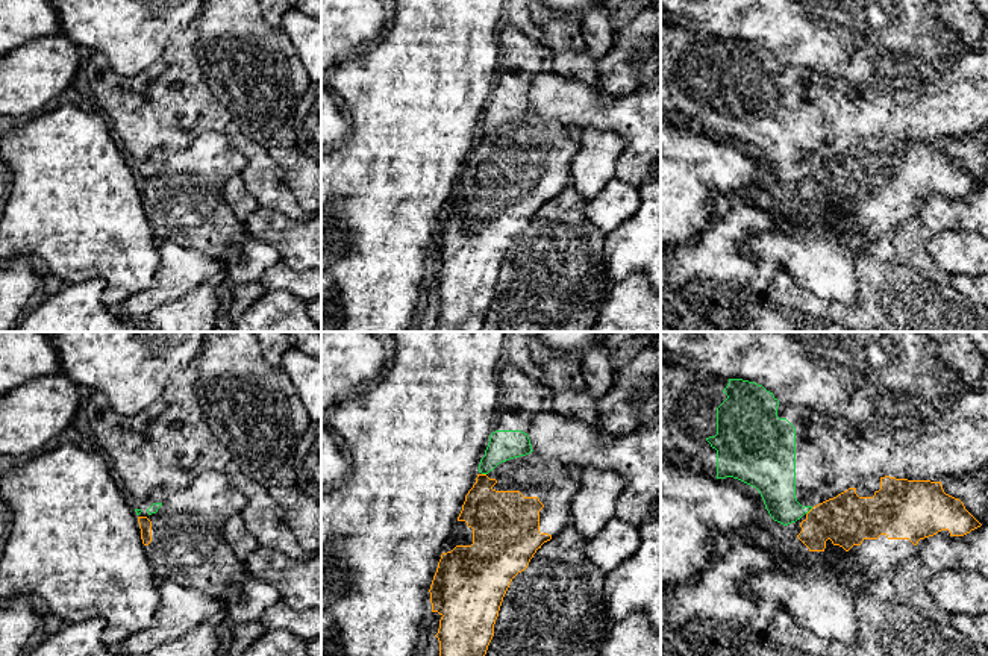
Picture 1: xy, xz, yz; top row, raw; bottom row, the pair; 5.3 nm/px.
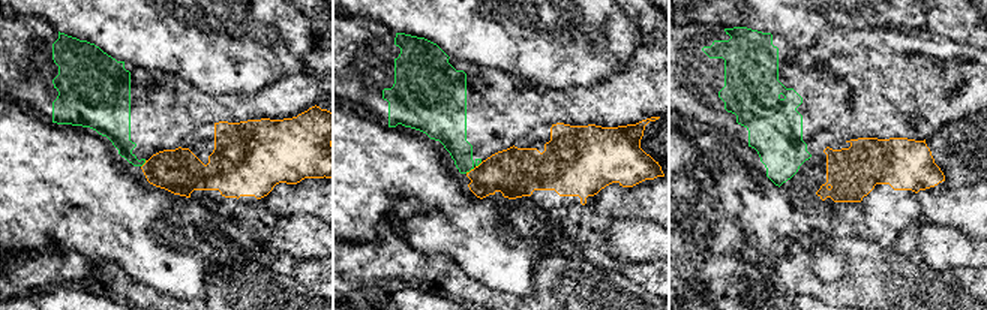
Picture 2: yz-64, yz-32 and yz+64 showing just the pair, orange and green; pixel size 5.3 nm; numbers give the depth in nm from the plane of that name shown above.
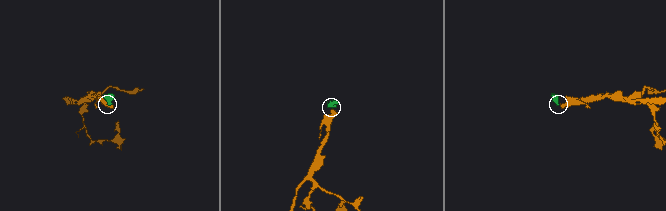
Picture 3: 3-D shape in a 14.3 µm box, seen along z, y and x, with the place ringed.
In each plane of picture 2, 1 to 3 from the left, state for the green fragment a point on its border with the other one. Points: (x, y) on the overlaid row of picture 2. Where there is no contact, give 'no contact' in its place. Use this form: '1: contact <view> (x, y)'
1: contact yz-64 (144, 163)
2: contact yz-32 (474, 168)
3: no contact

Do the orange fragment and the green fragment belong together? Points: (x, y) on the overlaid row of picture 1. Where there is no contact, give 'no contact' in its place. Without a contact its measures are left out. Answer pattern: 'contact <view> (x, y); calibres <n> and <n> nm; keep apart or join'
contact yz (809, 511); calibres 280 and 220 nm; keep apart

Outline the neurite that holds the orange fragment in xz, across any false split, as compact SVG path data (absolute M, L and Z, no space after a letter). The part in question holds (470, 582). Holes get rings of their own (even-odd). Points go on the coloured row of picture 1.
M535 451L502 462L488 474L477 474L476 483L465 495L458 521L442 547L429 589L432 612L441 615L439 629L435 635L439 641L439 656L486 654L503 597L512 579L527 568L544 542L558 536L568 526L571 501L577 491L579 485L571 479L568 465Z

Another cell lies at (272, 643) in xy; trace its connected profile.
M265 630L241 656L309 656L306 641L289 630Z

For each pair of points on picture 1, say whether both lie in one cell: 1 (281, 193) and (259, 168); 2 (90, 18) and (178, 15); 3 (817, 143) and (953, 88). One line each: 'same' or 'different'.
1: same
2: same
3: same

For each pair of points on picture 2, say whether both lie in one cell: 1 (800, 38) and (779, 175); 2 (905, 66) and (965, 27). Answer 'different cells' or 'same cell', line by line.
1: different cells
2: different cells

